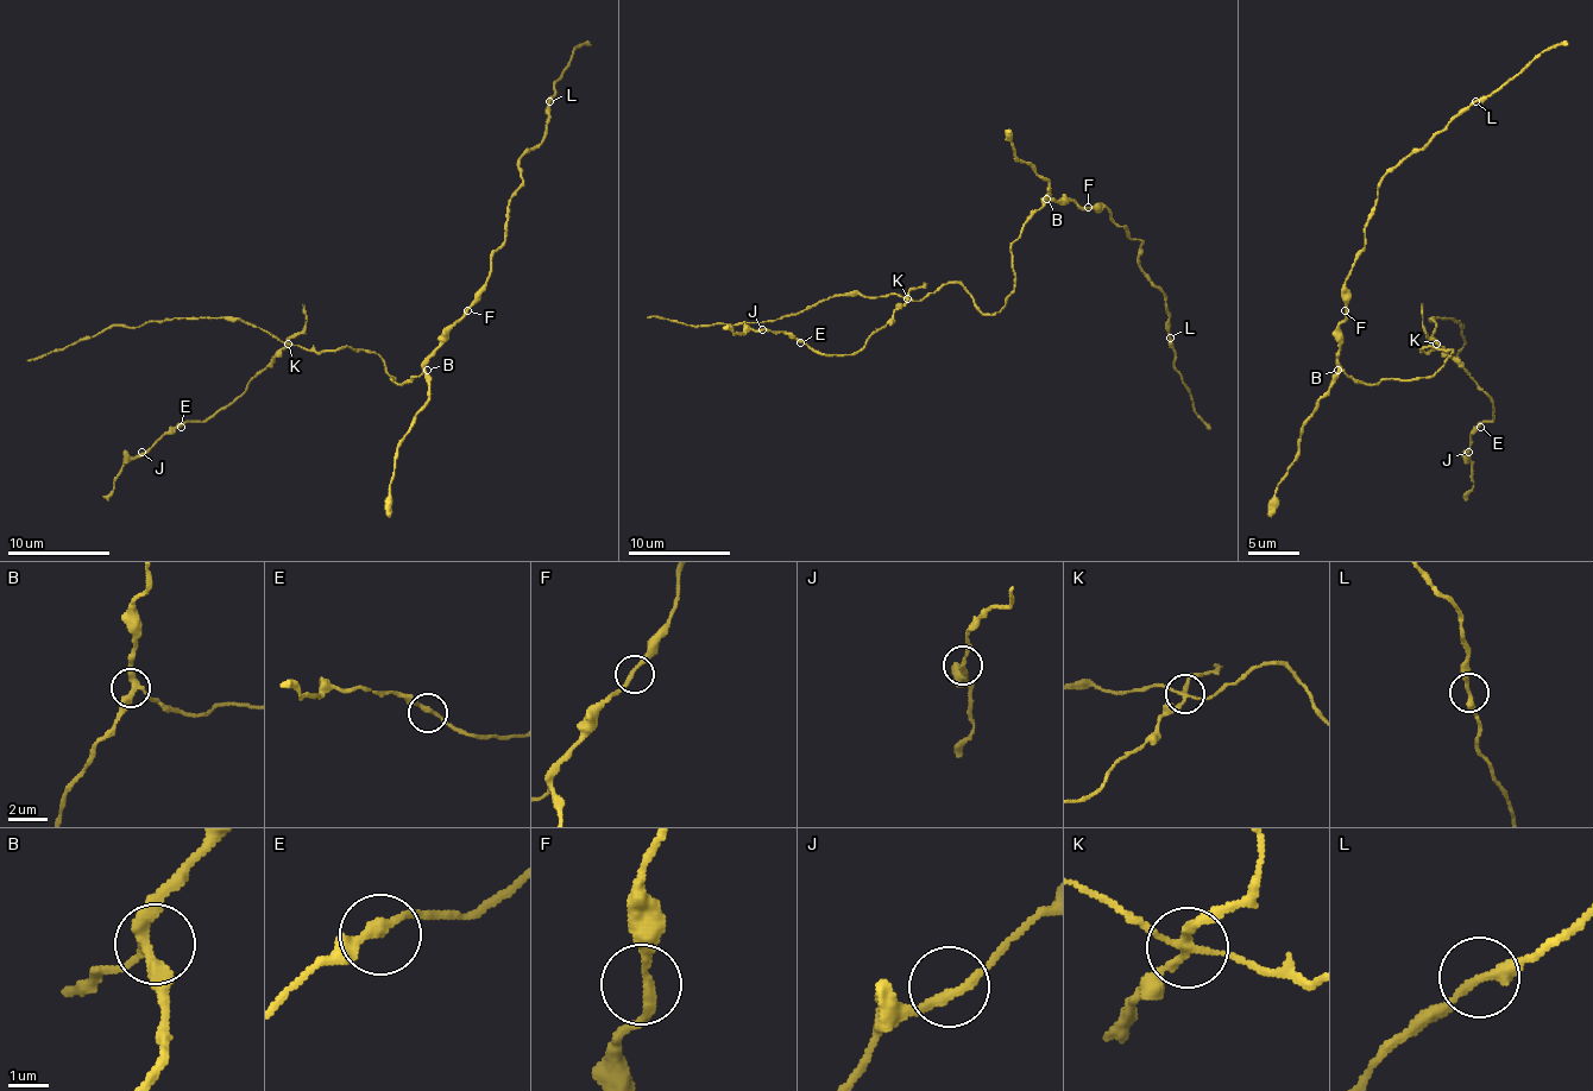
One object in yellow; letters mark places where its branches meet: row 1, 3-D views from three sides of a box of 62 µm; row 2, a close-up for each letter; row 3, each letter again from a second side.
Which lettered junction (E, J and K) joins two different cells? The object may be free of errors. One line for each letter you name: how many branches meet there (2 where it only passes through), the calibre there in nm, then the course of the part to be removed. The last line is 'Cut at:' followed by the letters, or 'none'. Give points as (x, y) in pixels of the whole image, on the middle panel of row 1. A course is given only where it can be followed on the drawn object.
K: 4 | 180 nm | (908, 298), (959, 283), (995, 314), (1011, 245), (1049, 199), (1106, 207), (1141, 243), (1210, 429)
Cut at: K

